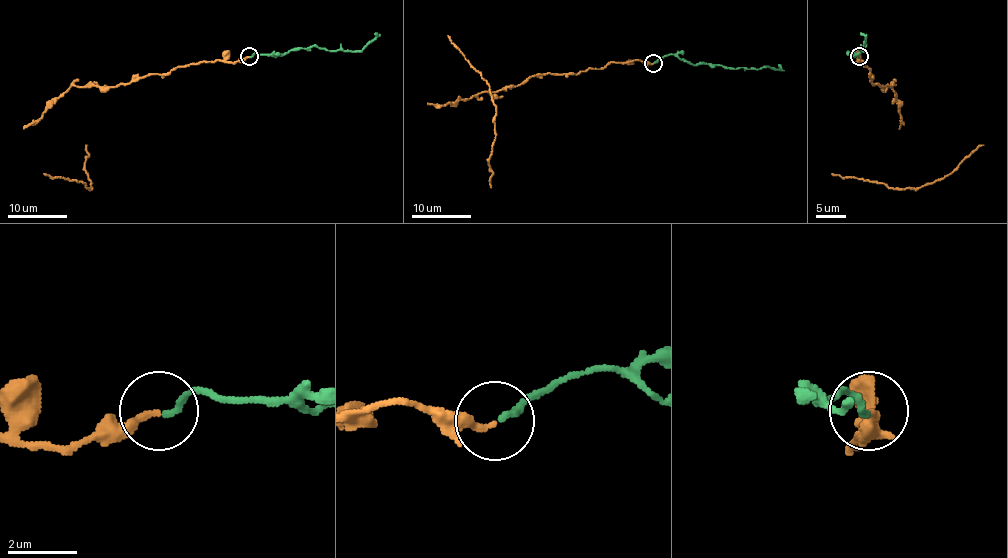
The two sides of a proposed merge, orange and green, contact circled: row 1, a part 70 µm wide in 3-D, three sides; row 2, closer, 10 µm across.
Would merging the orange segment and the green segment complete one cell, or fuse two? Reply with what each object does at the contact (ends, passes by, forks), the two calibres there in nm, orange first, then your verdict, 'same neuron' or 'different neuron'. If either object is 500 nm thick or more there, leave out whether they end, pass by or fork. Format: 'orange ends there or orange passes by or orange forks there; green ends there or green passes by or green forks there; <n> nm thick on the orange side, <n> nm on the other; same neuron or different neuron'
orange ends there; green ends there; 220 nm thick on the orange side, 200 nm on the other; different neuron

